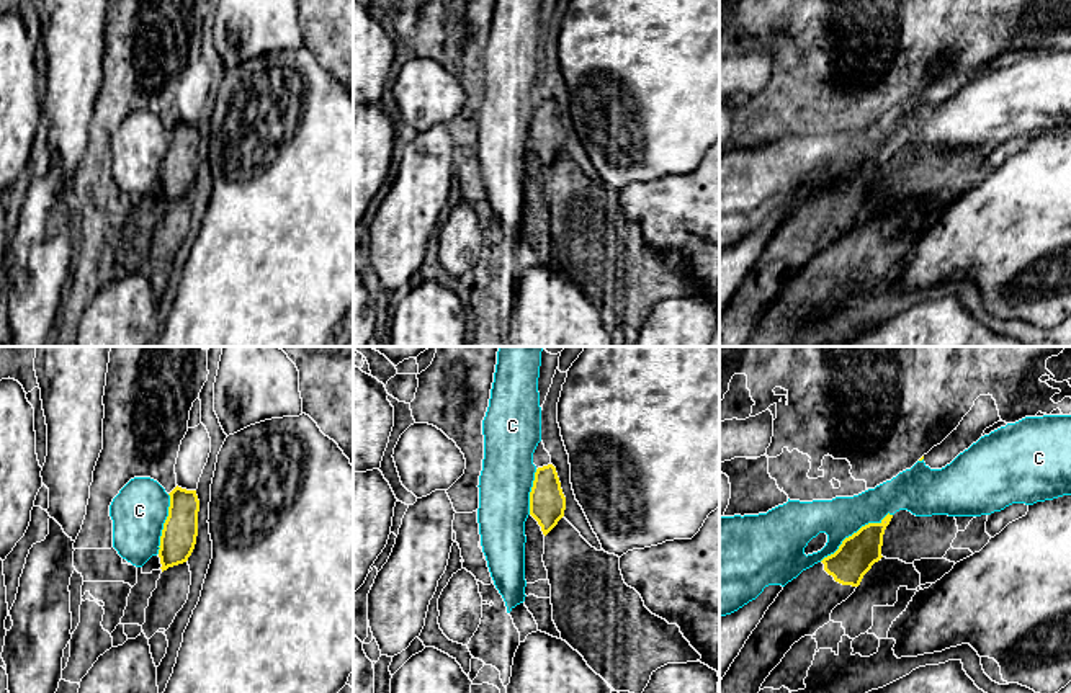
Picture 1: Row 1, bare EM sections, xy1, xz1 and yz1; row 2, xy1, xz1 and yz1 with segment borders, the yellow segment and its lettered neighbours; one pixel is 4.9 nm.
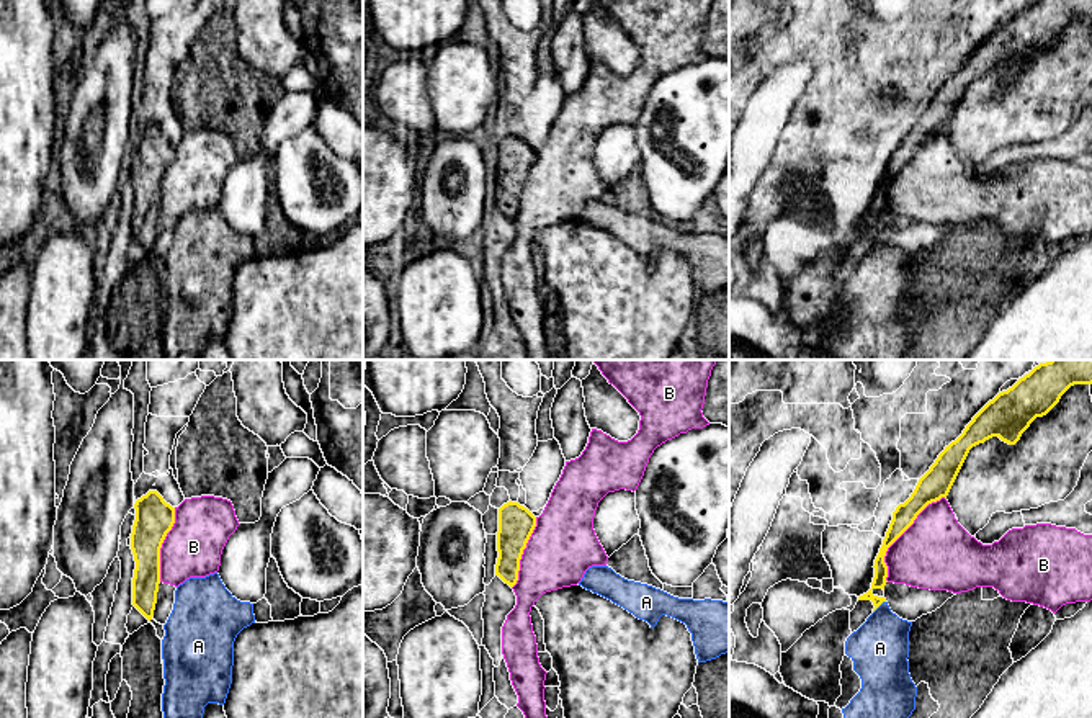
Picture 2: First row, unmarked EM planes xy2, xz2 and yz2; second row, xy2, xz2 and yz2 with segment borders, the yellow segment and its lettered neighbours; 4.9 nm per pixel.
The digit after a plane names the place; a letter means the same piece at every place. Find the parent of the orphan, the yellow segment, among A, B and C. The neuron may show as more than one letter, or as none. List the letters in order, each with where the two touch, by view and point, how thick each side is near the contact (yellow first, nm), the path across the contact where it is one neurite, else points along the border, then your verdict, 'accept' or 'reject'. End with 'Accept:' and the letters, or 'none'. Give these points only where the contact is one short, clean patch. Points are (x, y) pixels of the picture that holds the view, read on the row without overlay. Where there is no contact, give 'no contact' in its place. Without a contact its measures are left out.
A: yz2 (878, 239) | 70/280 nm | along yz2 (885, 234), (873, 246) | reject
B: yz2 (901, 167) | 120/360 nm | reject
C: yz1 (854, 167) | 190/200 nm | reject
Accept: none

